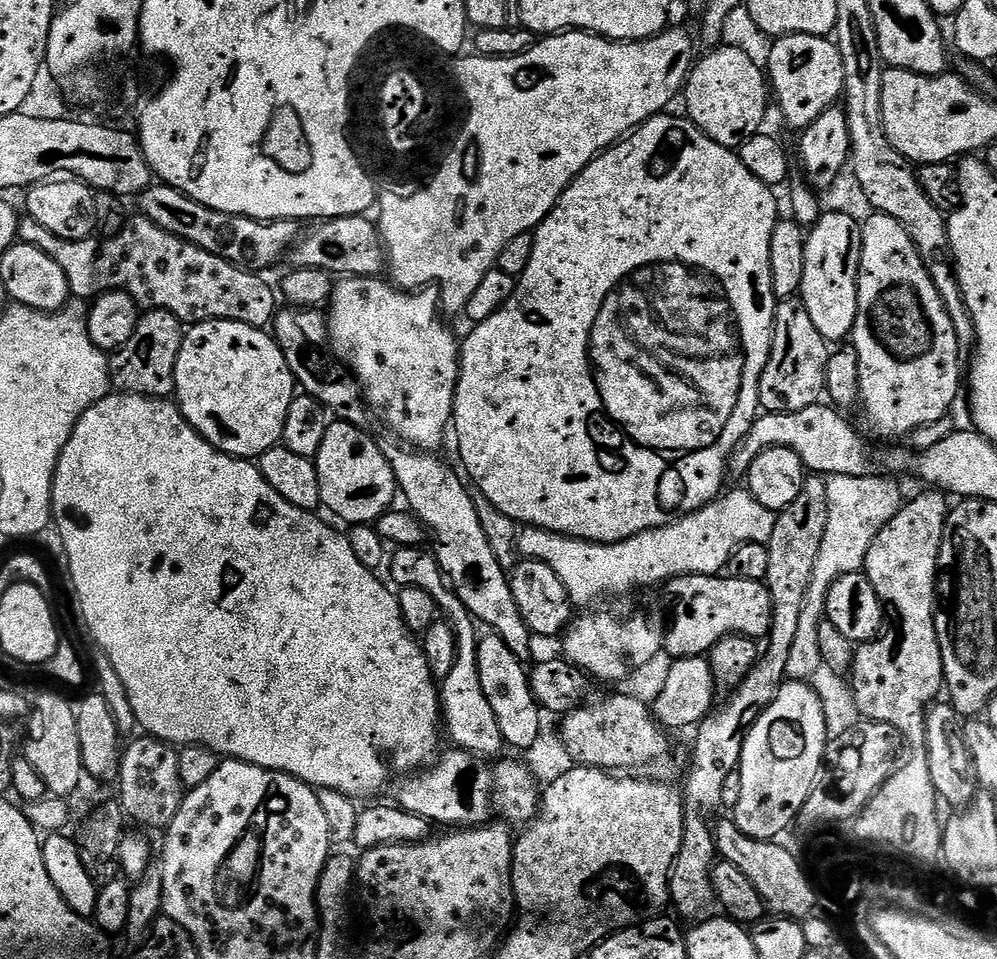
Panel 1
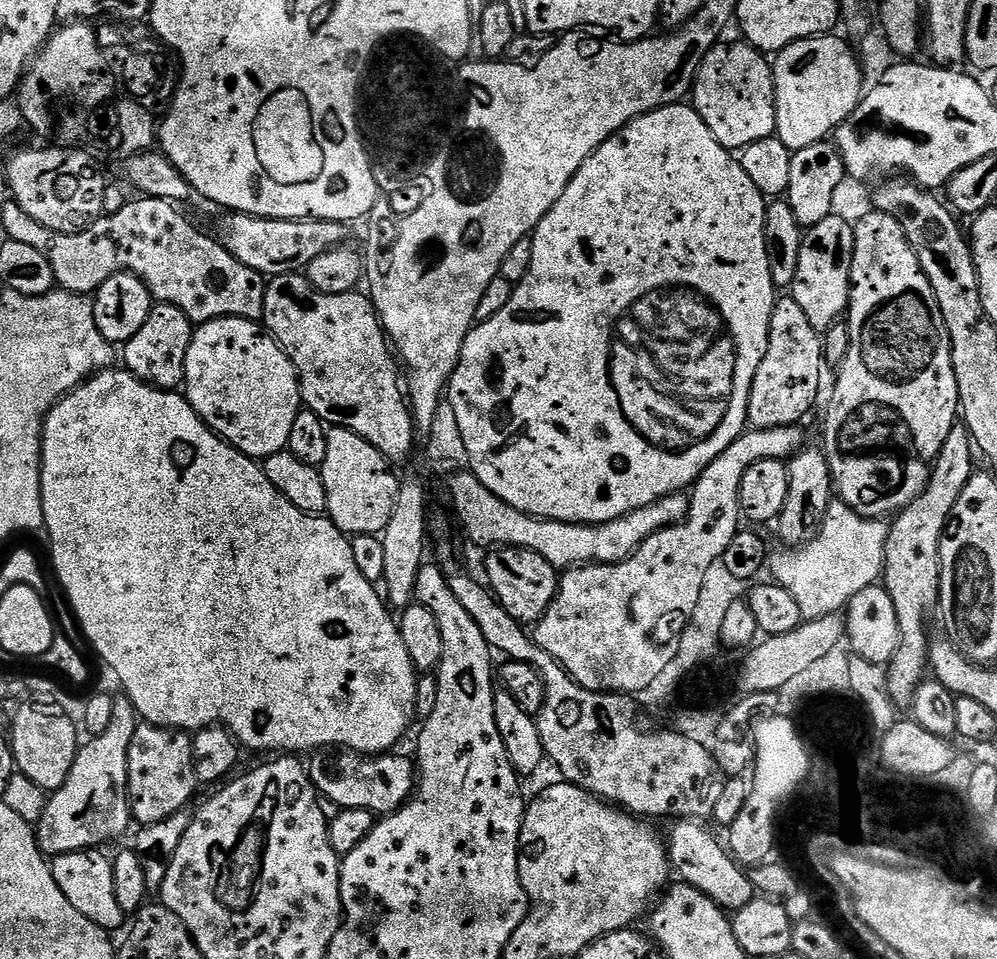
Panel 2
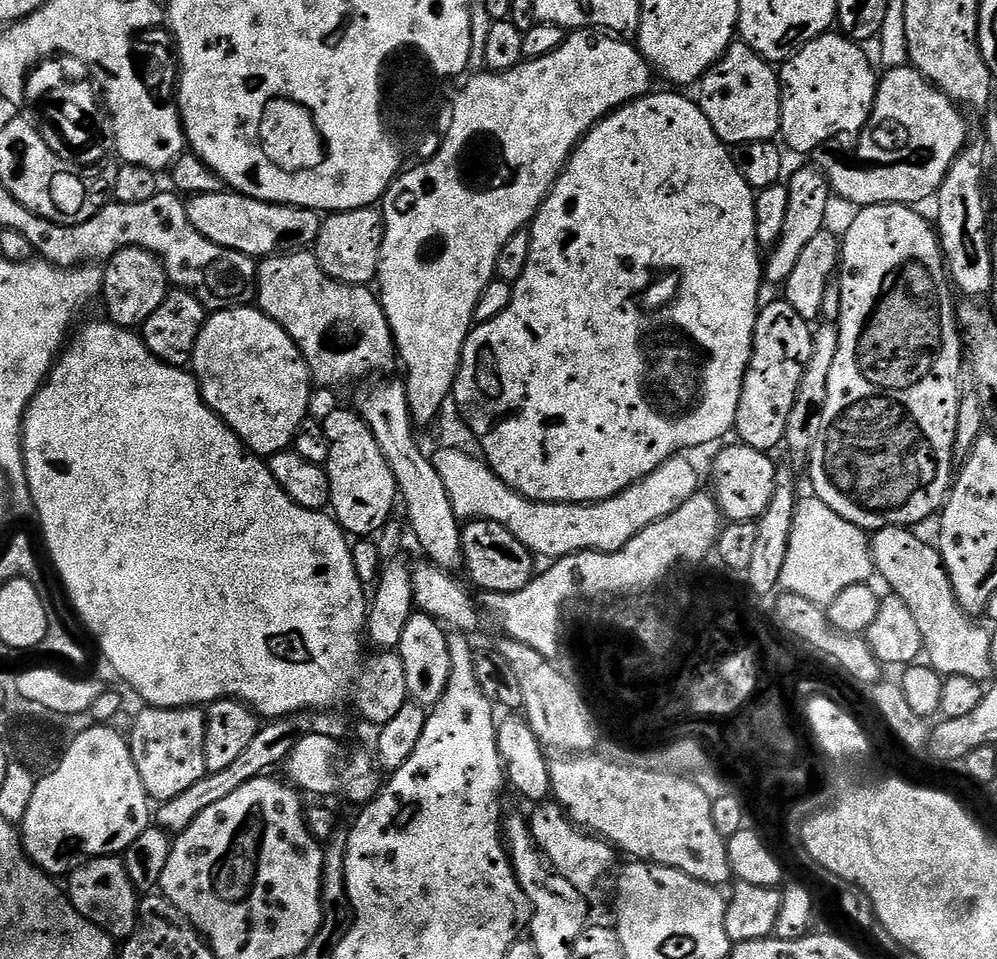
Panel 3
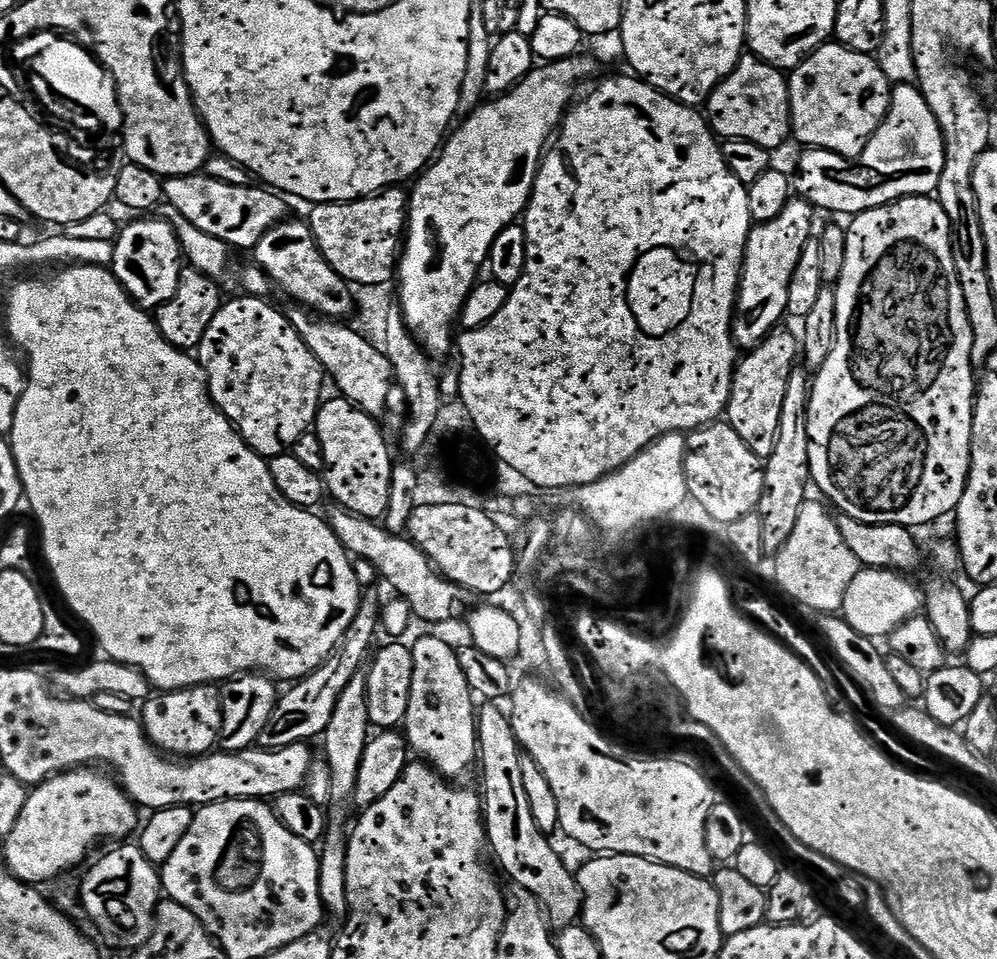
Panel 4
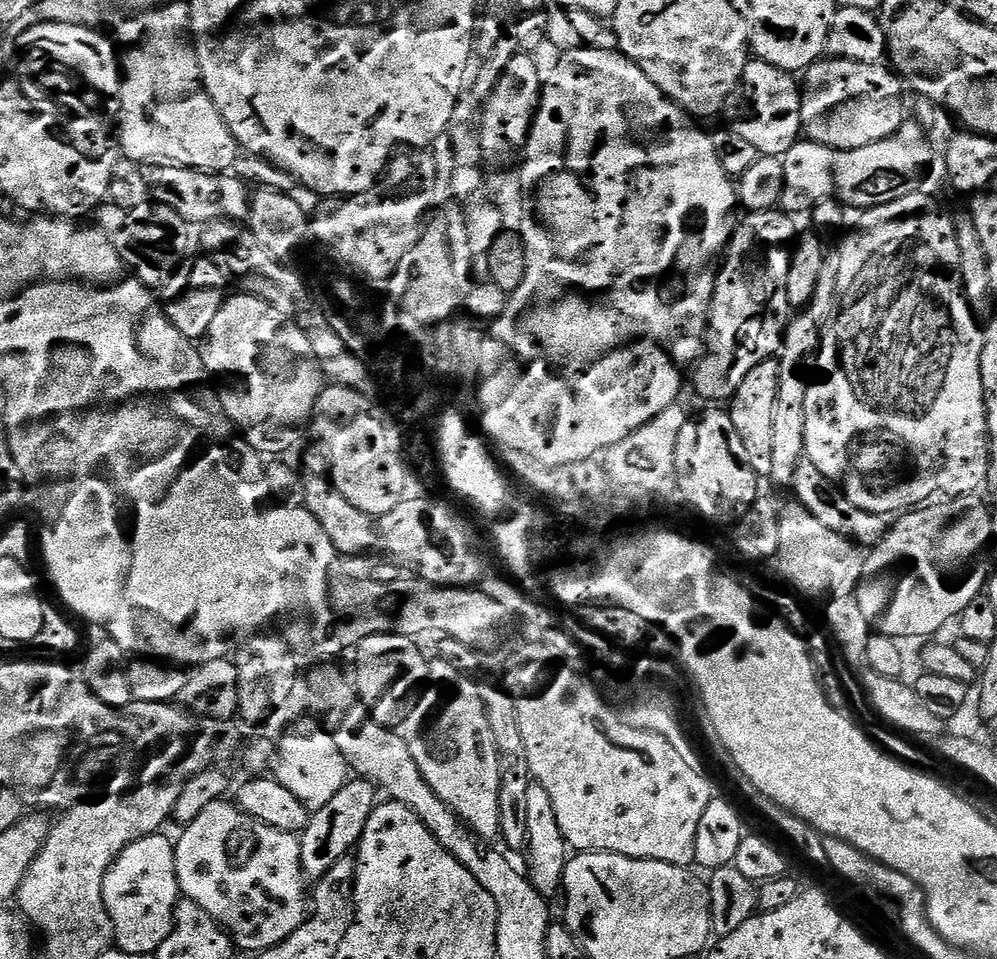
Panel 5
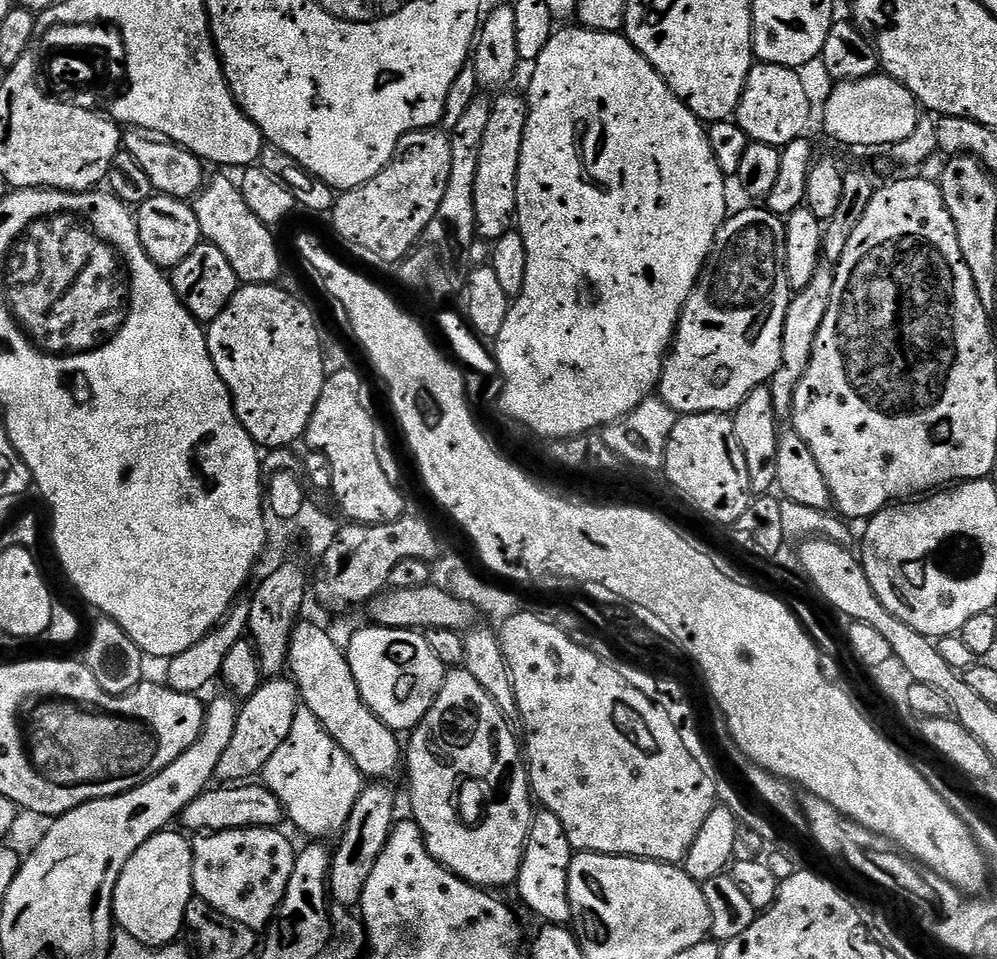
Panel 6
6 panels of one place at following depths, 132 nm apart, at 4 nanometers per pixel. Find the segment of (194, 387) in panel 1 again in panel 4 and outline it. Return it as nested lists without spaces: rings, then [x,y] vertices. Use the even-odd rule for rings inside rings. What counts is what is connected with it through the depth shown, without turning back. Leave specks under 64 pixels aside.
[[[247,294],[241,297],[241,300],[232,300],[229,304],[228,301],[221,303],[214,322],[210,322],[210,330],[206,330],[202,338],[198,359],[208,376],[208,392],[212,401],[220,407],[242,439],[259,456],[282,456],[291,453],[298,438],[315,425],[325,395],[326,373],[283,311],[279,312],[274,305],[268,304],[272,302],[267,299]]]

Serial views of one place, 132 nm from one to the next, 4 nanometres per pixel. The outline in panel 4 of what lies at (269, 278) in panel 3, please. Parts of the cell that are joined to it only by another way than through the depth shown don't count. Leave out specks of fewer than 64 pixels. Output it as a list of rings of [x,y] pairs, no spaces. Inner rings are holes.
[[[286,218],[275,224],[256,243],[254,249],[255,267],[271,278],[273,285],[280,288],[297,305],[303,306],[324,318],[348,318],[353,315],[354,301],[348,289],[348,281],[339,276],[326,262],[322,250],[318,250],[318,242],[312,233],[311,223]]]

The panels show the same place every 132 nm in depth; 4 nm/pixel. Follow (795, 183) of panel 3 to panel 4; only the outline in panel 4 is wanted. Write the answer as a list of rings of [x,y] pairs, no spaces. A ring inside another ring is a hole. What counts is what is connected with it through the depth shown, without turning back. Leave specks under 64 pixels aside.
[[[793,198],[788,201],[786,210],[765,224],[756,224],[748,235],[744,251],[744,269],[740,272],[740,292],[736,296],[736,315],[732,321],[732,338],[740,350],[751,350],[758,347],[765,338],[775,332],[780,319],[785,319],[790,298],[790,278],[794,278],[794,270],[798,267],[798,258],[802,258],[802,250],[806,242],[813,239],[812,215],[814,209],[806,200]]]

